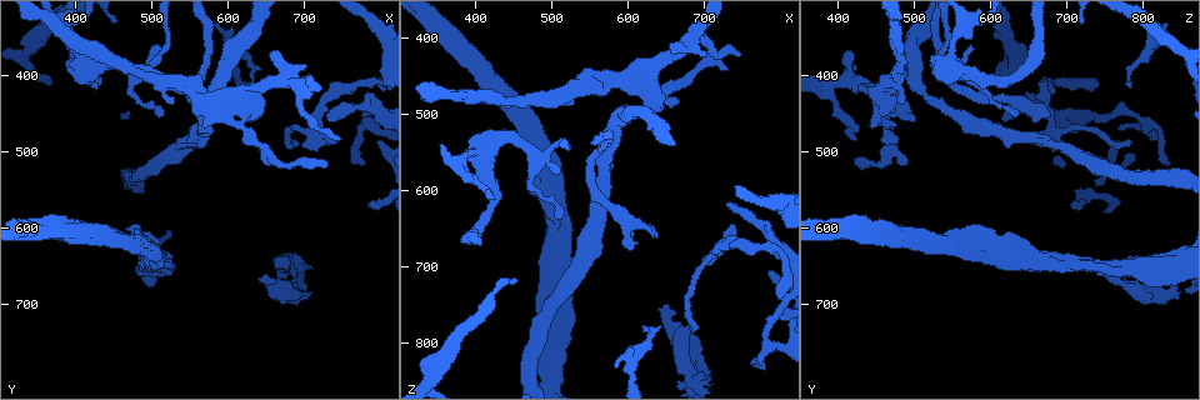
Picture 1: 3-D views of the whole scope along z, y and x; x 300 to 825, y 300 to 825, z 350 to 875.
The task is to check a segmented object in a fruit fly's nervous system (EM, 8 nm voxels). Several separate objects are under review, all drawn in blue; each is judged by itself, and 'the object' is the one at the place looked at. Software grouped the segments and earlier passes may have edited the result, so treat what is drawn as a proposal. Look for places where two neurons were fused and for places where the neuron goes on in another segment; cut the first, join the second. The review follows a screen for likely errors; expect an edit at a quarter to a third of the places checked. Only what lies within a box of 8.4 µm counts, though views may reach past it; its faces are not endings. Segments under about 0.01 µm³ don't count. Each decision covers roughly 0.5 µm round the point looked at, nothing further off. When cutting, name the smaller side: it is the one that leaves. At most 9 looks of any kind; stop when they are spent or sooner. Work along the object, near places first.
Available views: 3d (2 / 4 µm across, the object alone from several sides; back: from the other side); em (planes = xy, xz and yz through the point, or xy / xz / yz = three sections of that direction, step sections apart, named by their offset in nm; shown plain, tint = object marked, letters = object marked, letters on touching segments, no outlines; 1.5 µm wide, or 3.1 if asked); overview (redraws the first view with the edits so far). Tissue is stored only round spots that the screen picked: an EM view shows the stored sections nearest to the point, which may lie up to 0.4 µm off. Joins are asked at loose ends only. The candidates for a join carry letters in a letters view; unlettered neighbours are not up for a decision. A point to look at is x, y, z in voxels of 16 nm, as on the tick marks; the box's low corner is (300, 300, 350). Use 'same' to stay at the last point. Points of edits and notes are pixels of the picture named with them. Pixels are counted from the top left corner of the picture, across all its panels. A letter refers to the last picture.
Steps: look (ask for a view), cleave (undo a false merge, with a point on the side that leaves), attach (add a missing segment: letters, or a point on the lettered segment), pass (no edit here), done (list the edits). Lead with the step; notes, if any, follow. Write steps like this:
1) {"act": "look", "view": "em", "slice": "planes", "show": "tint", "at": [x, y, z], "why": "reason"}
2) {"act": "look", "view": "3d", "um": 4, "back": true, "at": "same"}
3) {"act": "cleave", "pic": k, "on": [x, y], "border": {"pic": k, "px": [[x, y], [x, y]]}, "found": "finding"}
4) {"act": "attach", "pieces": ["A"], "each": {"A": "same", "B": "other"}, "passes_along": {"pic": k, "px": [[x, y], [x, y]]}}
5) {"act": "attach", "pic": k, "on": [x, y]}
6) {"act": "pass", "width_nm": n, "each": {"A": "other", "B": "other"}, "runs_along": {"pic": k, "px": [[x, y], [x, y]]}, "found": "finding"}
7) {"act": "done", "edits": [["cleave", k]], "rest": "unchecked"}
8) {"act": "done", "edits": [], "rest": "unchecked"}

{"act": "look", "view": "3d", "um": 2, "at": [735, 520, 440], "why": "thin end"}

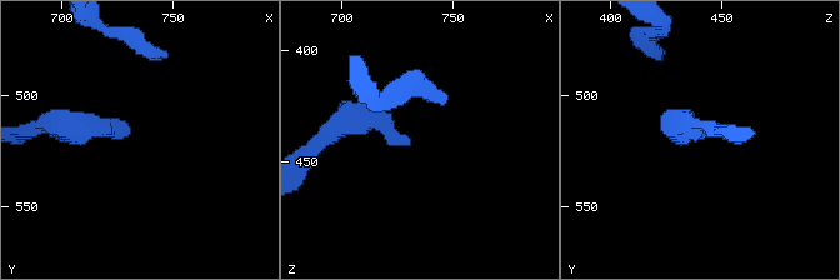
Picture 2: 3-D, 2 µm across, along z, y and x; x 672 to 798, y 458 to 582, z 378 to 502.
{"act": "look", "view": "em", "slice": "planes", "show": "letters", "at": [732, 517, 442]}

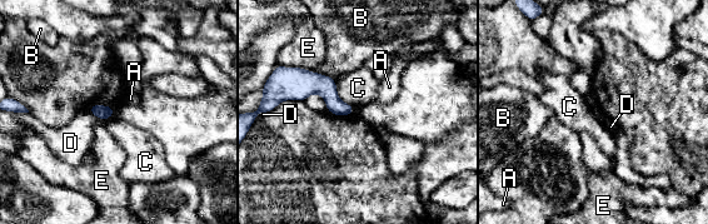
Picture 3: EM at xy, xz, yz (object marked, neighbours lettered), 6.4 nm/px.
{"act": "pass", "longest_contact_nm": ["C", 240], "each": {"A": "other", "B": "other", "C": "other", "D": "other", "E": "other"}, "border": {"pic": 3, "px": [[335, 81], [337, 95], [355, 110]]}, "found": "none of them fits"}

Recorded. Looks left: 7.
{"act": "look", "view": "3d", "um": 4, "at": [565, 465, 440], "why": "free end"}

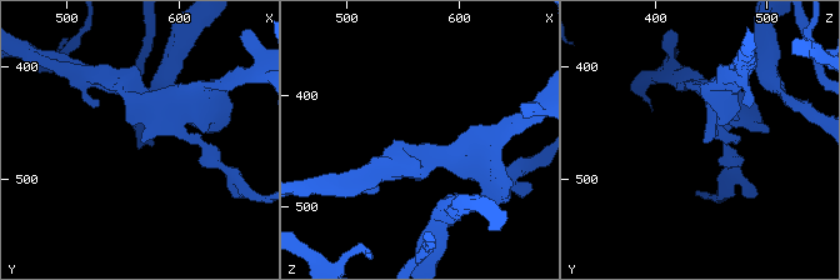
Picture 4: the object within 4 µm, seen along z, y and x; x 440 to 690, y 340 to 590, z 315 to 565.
{"act": "look", "view": "em", "slice": "planes", "show": "letters", "at": [566, 466, 444]}

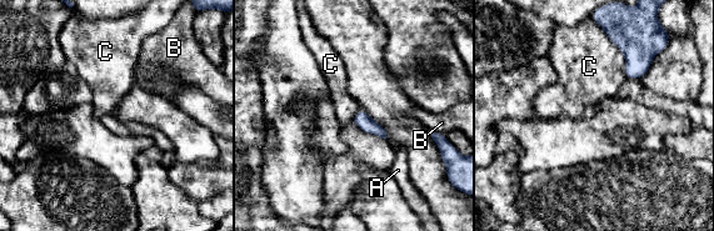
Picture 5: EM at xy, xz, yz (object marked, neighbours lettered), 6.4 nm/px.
{"act": "pass", "longest_contact_nm": ["C", 380], "each": {"A": "other", "B": "other", "C": "other"}, "border": {"pic": 5, "px": [[600, 28], [622, 51], [628, 78]]}, "found": "no lettered segment goes on from it"}

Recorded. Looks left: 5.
{"act": "look", "view": "em", "slice": "xy", "step": 4, "show": "tint", "at": [680, 485, 780], "why": "branch stops here"}

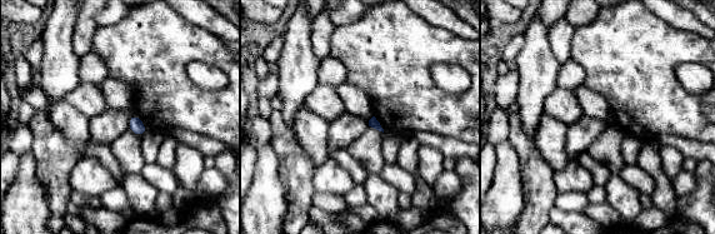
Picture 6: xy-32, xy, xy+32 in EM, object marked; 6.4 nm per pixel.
{"act": "look", "view": "em", "slice": "planes", "show": "letters", "at": "same"}

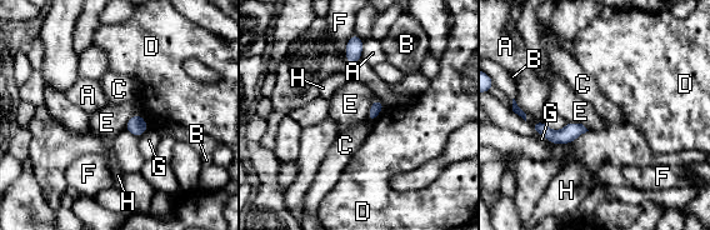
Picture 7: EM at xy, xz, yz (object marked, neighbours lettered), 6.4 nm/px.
{"act": "pass", "width_nm": 80, "each": {"A": "other", "B": "other", "C": "other", "D": "other", "E": "other", "F": "other", "G": "other", "H": "other"}, "runs_along": {"pic": 7, "px": [[535, 128], [549, 134], [581, 130]]}, "found": "no lettered segment goes on from it"}

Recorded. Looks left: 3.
{"act": "look", "view": "em", "slice": "xz", "step": 8, "show": "letters", "at": [795, 410, 740], "why": "thin end"}

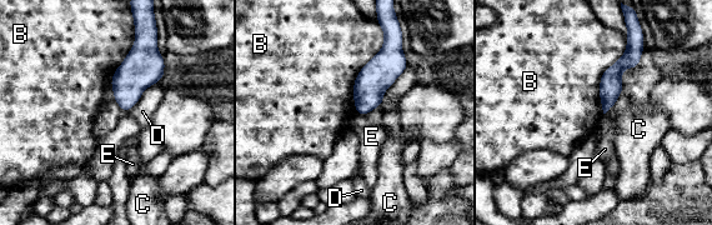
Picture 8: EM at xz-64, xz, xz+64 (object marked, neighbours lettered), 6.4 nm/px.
{"act": "look", "view": "em", "slice": "planes", "show": "letters", "at": "same", "why": "another direction"}

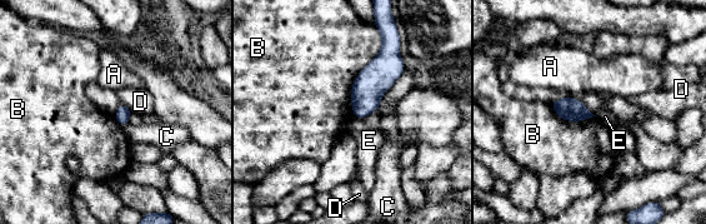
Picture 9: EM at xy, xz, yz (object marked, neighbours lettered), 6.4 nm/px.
{"act": "pass", "each": {"A": "other", "B": "other", "C": "other", "D": "other", "E": "other"}, "border": {"pic": 9, "px": [[379, 31], [352, 117]]}, "found": "none of them fits"}

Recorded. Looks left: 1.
{"act": "done", "edits": [], "rest": "unchecked"}

